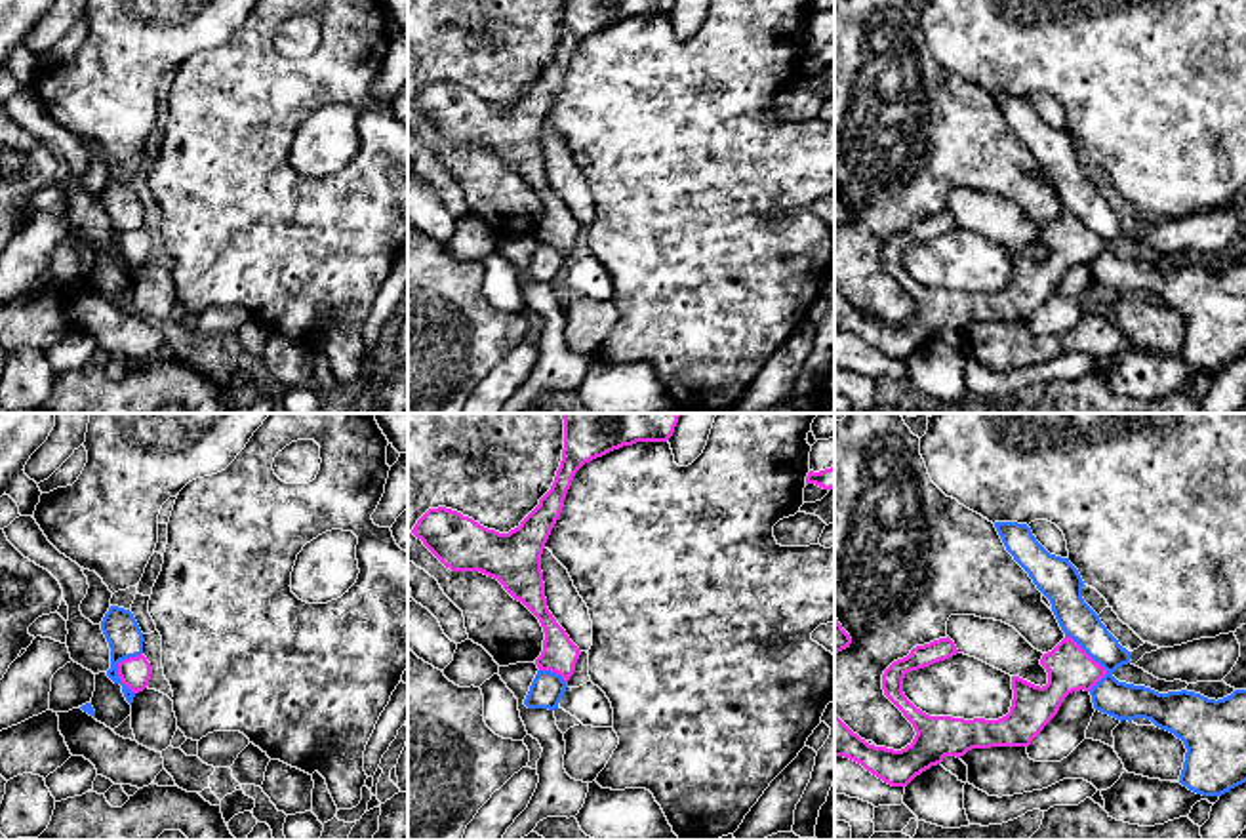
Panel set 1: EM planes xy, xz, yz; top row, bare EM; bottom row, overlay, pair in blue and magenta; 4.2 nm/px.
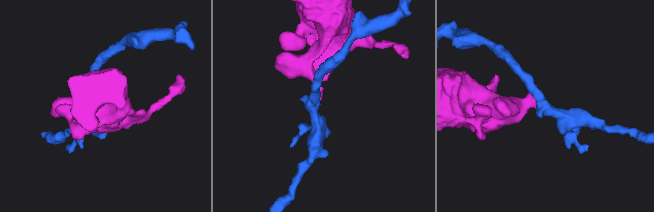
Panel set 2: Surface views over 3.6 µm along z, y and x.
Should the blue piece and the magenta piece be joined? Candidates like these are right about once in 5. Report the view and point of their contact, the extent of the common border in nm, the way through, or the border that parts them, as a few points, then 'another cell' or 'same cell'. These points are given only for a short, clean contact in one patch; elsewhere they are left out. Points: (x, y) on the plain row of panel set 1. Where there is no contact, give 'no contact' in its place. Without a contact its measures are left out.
yz (1096, 235) | 260 nm | along yz (1065, 208), (1105, 244), (1090, 263) | another cell

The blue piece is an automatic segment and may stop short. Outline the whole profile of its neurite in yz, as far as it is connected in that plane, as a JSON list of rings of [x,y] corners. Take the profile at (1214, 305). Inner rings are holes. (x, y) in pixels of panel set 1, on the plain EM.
[[[995,95],[1014,133],[1050,173],[1065,206],[1107,248],[1090,263],[1094,282],[1116,293],[1151,293],[1183,314],[1187,326],[1179,356],[1202,370],[1221,370],[1246,356],[1246,263],[1223,272],[1195,265],[1158,267],[1145,259],[1118,255],[1113,246],[1132,236],[1130,225],[1107,204],[1084,175],[1084,154],[1069,135],[1050,128],[1027,97]]]

